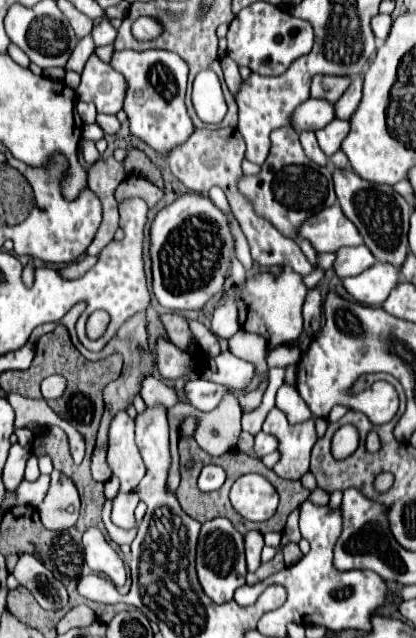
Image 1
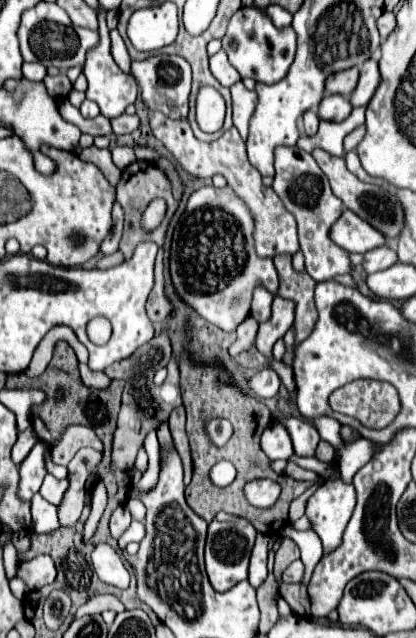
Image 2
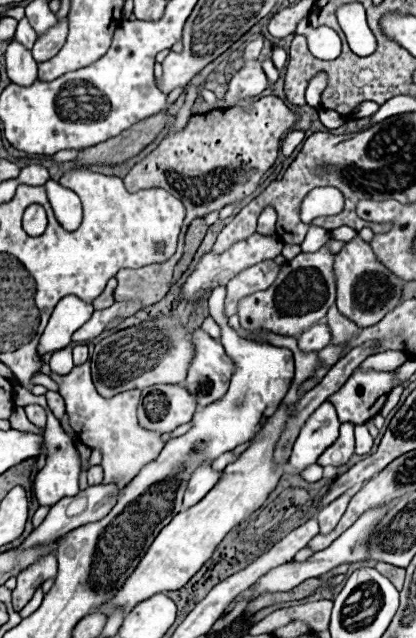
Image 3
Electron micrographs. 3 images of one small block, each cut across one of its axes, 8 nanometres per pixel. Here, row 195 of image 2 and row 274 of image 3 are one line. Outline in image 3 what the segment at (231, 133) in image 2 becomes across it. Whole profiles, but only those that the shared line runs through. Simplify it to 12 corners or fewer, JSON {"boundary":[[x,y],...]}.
{"boundary":[[274,260],[254,264],[226,284],[224,316],[240,296],[264,290],[280,270]]}

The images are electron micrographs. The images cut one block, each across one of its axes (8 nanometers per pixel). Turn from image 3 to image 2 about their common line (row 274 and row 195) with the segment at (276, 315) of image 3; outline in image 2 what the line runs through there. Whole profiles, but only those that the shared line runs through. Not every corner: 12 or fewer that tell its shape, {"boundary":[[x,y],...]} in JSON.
{"boundary":[[298,146],[276,148],[272,188],[298,222],[306,272],[350,274],[330,238],[342,214],[328,178]]}

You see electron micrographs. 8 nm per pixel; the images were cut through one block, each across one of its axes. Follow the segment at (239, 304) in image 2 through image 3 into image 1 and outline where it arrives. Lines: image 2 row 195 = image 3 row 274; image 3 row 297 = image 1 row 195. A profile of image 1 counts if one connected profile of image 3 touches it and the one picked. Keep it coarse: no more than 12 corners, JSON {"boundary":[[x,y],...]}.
{"boundary":[[188,192],[152,222],[154,294],[202,310],[234,258],[228,216]]}

